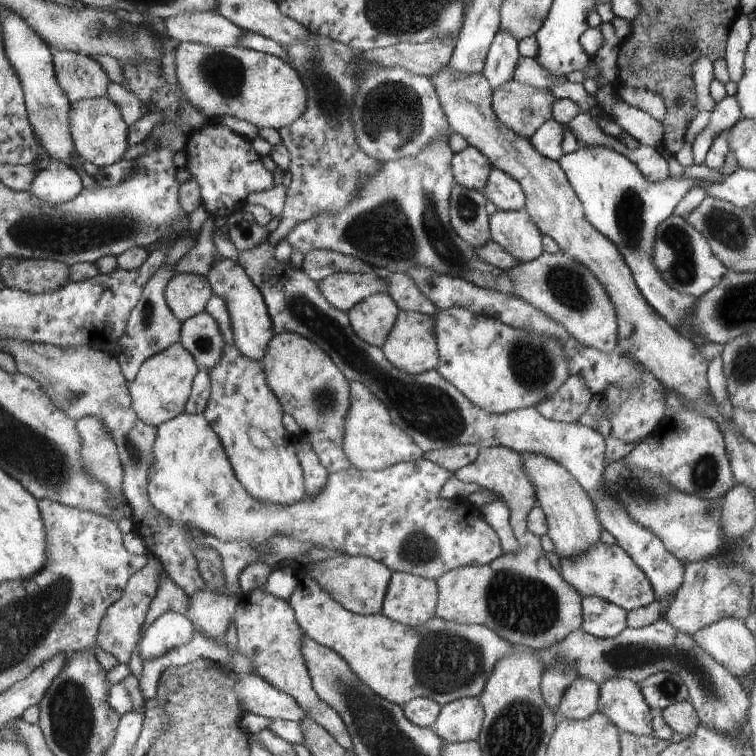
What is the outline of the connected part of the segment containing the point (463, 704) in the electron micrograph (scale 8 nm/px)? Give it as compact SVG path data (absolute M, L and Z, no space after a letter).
M465 697L442 706L435 731L445 742L477 741L482 733L486 709L480 697Z

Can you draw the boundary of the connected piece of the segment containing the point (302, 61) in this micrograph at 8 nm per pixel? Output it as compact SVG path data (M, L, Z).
M311 33L304 41L293 39L285 46L290 52L288 62L301 75L308 99L302 117L279 130L282 142L292 156L288 168L292 180L286 189L286 205L279 228L268 236L274 247L300 222L310 221L323 213L343 211L366 185L367 179L374 177L384 166L380 160L365 154L358 145L352 121L351 108L358 95L360 79L368 67L399 67L431 77L450 64L455 44L456 37L449 41L434 39L422 45L399 43L384 49L362 51L325 35Z

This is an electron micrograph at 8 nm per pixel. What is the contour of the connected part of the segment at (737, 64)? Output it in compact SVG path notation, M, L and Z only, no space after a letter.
M738 13L728 28L724 52L724 61L731 82L736 83L742 75L746 44L750 38L749 17Z

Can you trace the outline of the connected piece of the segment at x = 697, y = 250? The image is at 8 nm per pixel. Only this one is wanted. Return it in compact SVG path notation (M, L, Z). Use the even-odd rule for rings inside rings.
M673 214L656 226L652 261L670 289L695 298L711 290L728 271L711 252L705 236L699 234L685 219Z

